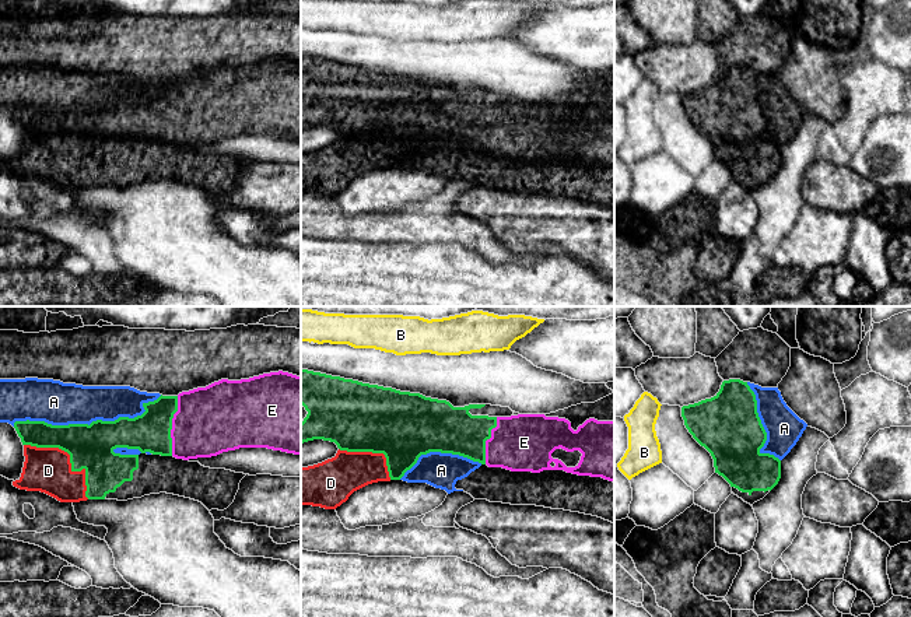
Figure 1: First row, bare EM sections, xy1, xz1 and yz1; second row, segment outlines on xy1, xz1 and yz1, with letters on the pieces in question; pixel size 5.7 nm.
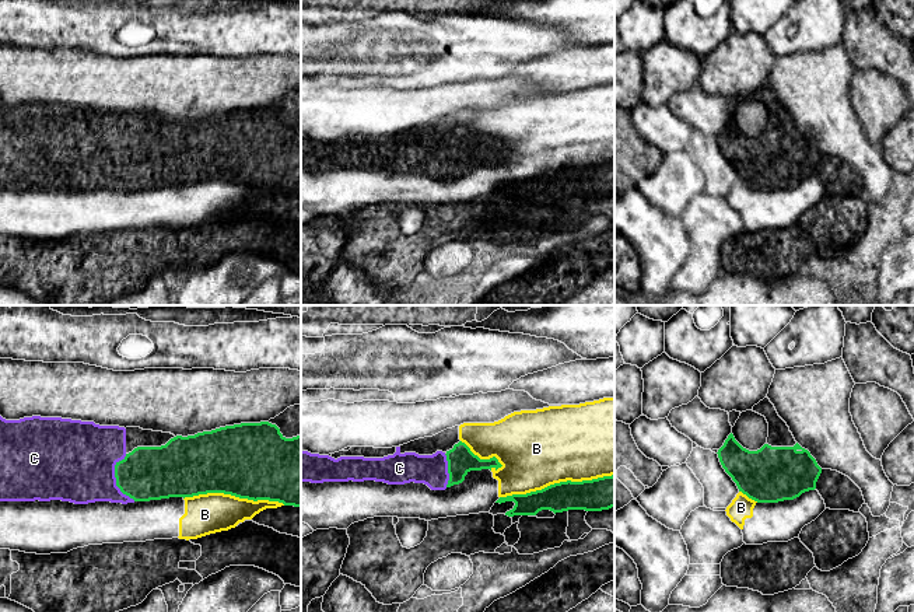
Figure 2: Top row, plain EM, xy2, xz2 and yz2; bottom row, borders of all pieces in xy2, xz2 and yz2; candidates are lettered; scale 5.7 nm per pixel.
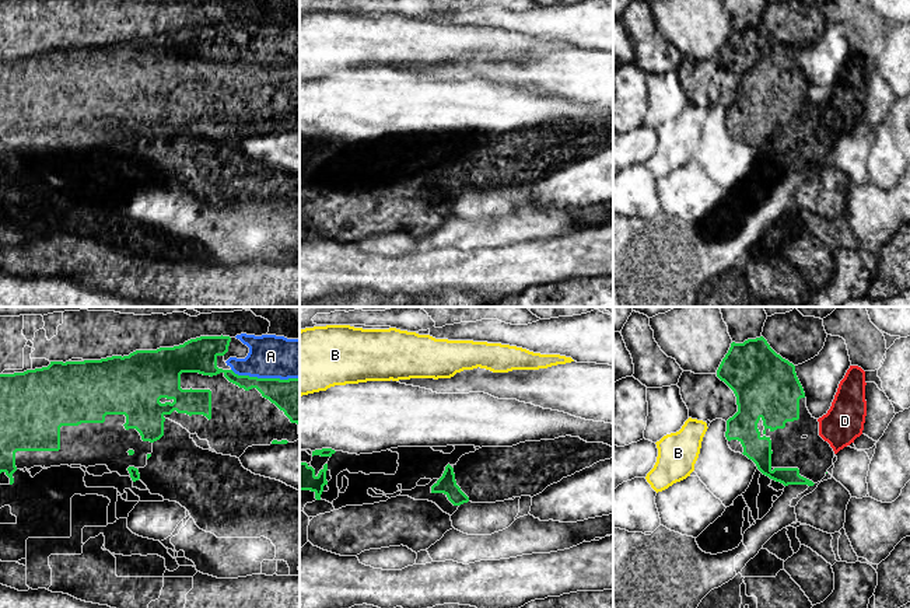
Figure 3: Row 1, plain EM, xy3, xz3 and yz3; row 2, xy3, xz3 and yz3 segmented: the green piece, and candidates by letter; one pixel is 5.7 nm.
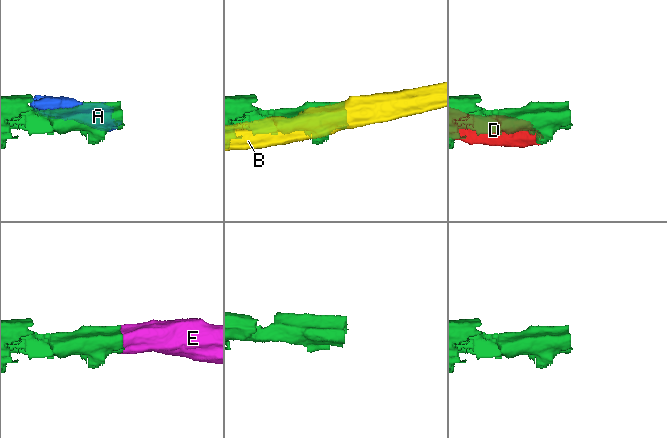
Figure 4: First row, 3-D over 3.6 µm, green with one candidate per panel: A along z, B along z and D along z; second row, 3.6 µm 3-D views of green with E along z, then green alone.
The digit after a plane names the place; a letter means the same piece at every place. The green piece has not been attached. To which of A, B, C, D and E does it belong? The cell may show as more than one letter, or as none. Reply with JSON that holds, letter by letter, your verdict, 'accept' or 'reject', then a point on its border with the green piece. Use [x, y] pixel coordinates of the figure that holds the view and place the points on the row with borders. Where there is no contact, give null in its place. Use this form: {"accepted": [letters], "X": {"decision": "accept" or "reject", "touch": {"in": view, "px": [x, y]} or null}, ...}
{"accepted": ["C", "E"], "A": {"decision": "reject", "touch": {"in": "xy1", "px": [91, 423]}}, "B": {"decision": "reject", "touch": {"in": "xz2", "px": [556, 483]}}, "C": {"decision": "accept", "touch": {"in": "xy2", "px": [116, 479]}}, "D": {"decision": "reject", "touch": {"in": "xy1", "px": [70, 461]}}, "E": {"decision": "accept", "touch": {"in": "xy1", "px": [171, 426]}}}

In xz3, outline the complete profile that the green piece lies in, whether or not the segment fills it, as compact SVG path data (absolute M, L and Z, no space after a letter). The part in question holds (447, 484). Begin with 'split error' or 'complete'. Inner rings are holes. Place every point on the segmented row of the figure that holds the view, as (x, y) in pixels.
complete; M449 464L442 476L431 486L431 493L444 493L454 506L469 502L469 497L456 485L454 468Z

